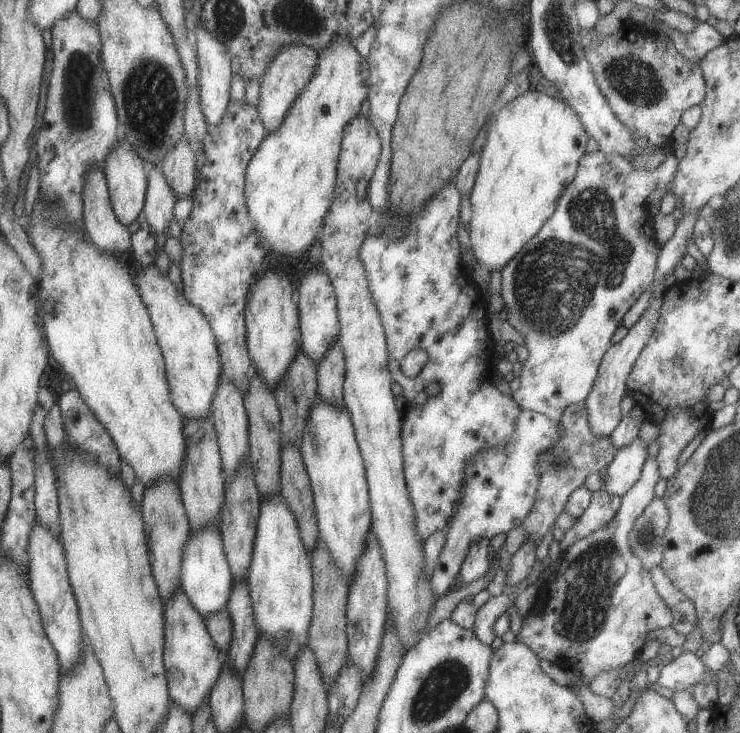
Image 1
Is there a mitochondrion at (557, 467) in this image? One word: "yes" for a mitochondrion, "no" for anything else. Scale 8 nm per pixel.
yes

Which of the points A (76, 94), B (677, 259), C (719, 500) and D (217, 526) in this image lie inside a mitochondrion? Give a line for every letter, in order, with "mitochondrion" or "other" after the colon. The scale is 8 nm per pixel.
A: mitochondrion
B: other
C: mitochondrion
D: other

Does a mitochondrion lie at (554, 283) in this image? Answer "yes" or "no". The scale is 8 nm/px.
yes

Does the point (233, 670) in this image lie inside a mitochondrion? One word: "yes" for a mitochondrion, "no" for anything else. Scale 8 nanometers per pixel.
no

